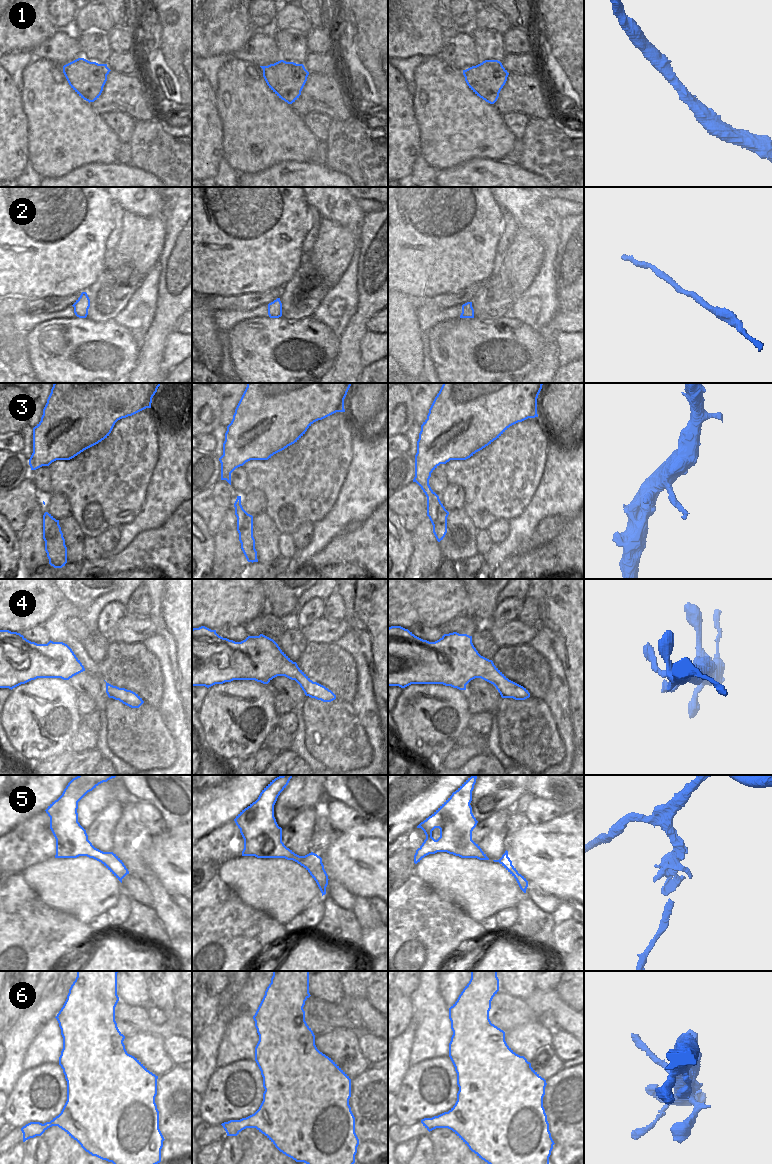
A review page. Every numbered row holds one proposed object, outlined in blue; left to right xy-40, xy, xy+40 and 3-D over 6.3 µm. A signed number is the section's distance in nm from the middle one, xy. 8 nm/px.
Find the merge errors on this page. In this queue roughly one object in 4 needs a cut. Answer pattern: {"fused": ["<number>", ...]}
{"fused": ["5"]}

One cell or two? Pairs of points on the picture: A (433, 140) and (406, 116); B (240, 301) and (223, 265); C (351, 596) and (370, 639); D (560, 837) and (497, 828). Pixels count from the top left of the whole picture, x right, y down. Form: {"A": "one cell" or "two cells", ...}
{"A": "two cells", "B": "two cells", "C": "one cell", "D": "two cells"}

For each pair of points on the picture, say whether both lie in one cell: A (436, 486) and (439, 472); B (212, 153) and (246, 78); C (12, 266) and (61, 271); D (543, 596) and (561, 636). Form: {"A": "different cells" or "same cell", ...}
{"A": "same cell", "B": "different cells", "C": "same cell", "D": "same cell"}

